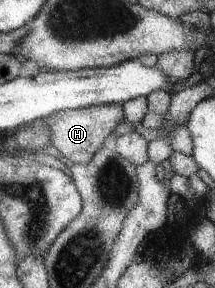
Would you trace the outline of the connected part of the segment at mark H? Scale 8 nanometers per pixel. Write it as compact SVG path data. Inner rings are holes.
M122 104L93 105L78 109L63 109L47 117L45 122L50 131L50 145L70 163L85 164L92 159L92 155L103 146L104 139L112 135L114 127L125 121Z

